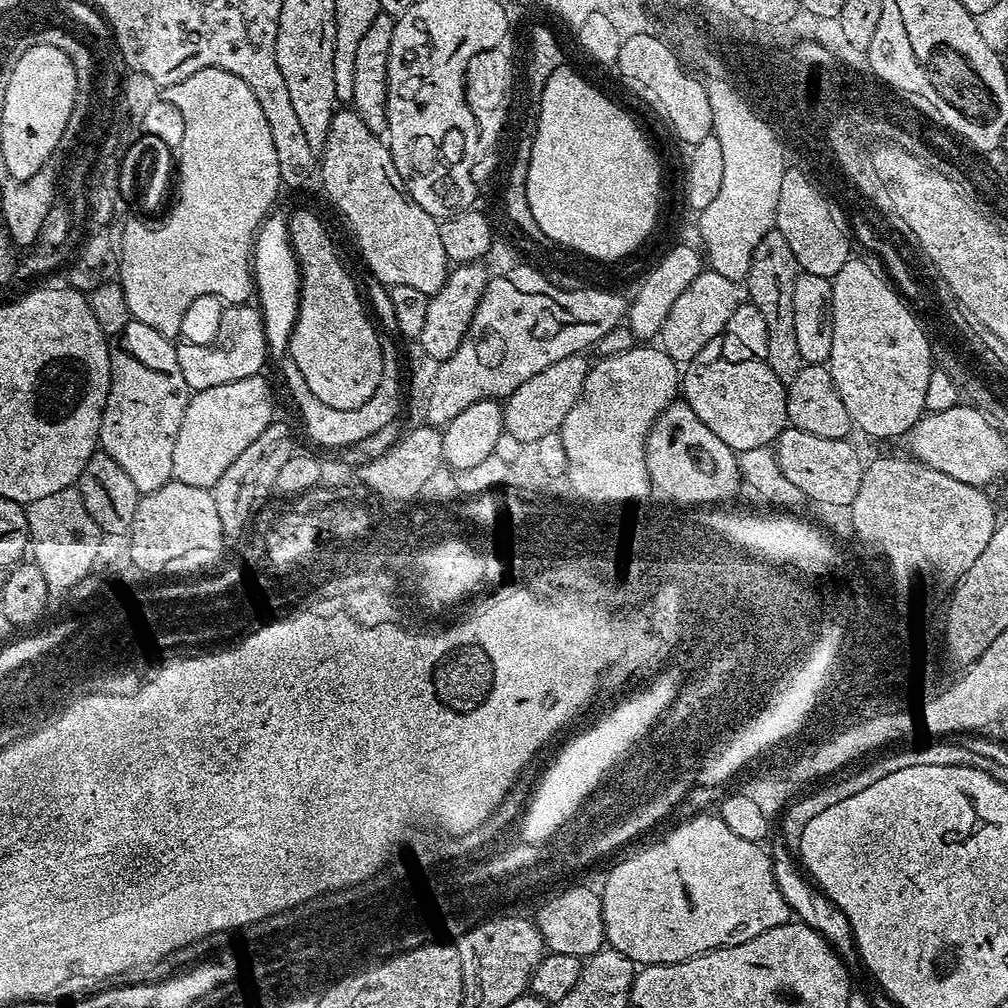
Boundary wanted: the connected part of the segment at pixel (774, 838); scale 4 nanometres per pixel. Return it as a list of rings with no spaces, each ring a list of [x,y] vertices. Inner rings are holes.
[[[773,831],[768,840],[769,859],[772,862],[772,873],[775,884],[783,900],[788,904],[793,915],[801,922],[818,932],[825,941],[834,949],[836,955],[843,961],[845,967],[854,968],[859,965],[859,949],[856,947],[849,920],[841,914],[840,909],[829,902],[819,891],[813,890],[807,877],[801,872],[793,853],[786,848],[785,838],[778,832]]]

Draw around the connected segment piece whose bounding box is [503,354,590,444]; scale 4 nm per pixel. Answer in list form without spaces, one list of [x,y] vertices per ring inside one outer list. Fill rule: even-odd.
[[[577,354],[562,358],[562,362],[554,362],[554,366],[534,374],[534,378],[527,380],[519,390],[507,397],[503,405],[507,435],[512,435],[514,441],[521,444],[535,444],[543,441],[543,436],[548,436],[551,432],[553,435],[569,410],[575,406],[576,399],[584,388],[584,379],[588,377],[590,364],[583,359],[583,355]]]

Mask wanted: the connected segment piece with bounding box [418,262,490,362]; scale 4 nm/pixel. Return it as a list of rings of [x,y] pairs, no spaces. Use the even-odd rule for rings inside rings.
[[[469,262],[453,267],[442,290],[427,301],[422,312],[424,326],[418,341],[430,357],[441,362],[446,361],[453,356],[464,340],[472,317],[476,315],[476,308],[480,305],[480,299],[484,297],[484,290],[490,283],[490,272],[482,265],[480,262]]]

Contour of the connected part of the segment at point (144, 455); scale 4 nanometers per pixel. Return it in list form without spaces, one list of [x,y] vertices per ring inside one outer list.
[[[131,319],[108,345],[112,377],[99,447],[130,474],[141,494],[157,492],[173,479],[174,446],[188,409],[190,389],[182,374],[181,353],[172,344],[154,326]]]

